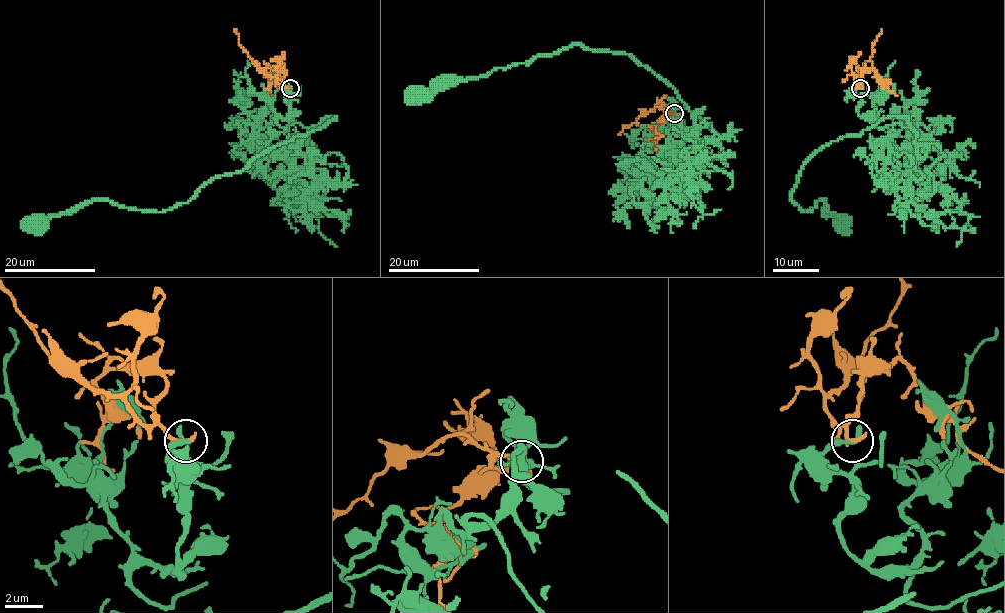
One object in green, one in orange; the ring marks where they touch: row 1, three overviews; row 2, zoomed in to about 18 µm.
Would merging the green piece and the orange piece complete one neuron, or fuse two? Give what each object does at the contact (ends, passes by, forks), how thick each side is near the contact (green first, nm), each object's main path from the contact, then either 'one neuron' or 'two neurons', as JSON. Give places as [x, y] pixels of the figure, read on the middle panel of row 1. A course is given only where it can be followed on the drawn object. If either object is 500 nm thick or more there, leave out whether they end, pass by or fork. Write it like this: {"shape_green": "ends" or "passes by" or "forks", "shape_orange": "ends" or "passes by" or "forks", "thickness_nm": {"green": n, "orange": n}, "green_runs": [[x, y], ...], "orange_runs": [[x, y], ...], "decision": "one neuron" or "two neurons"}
{"shape_green": "ends", "shape_orange": "ends", "thickness_nm": {"green": 320, "orange": 280}, "green_runs": [[673, 113], [661, 128], [680, 151], [704, 162], [720, 152], [720, 138], [627, 53], [576, 44], [417, 96]], "orange_runs": [[673, 113], [661, 107], [645, 112], [631, 125], [624, 125], [617, 135]], "decision": "two neurons"}

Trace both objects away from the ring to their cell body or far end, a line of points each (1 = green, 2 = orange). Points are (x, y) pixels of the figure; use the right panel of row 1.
1: (860, 88), (858, 113), (908, 128), (885, 117), (823, 146), (791, 198), (803, 211), (823, 200), (843, 225)
2: (860, 88), (854, 81), (869, 59), (872, 44), (882, 29)

